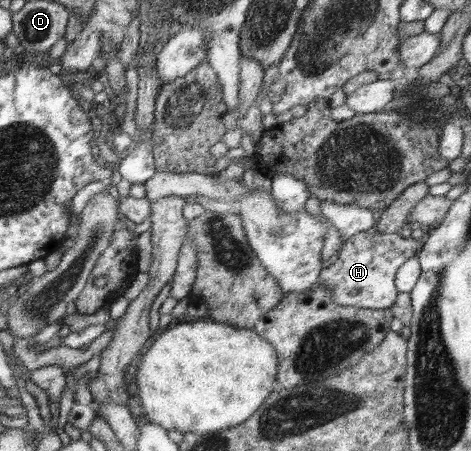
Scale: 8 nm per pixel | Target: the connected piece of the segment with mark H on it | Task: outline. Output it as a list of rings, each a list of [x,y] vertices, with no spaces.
[[[367,231],[346,239],[333,260],[318,275],[317,285],[331,293],[331,301],[337,305],[361,309],[390,309],[397,299],[395,277],[397,271],[414,257],[423,244],[418,233],[409,238],[399,233]]]

